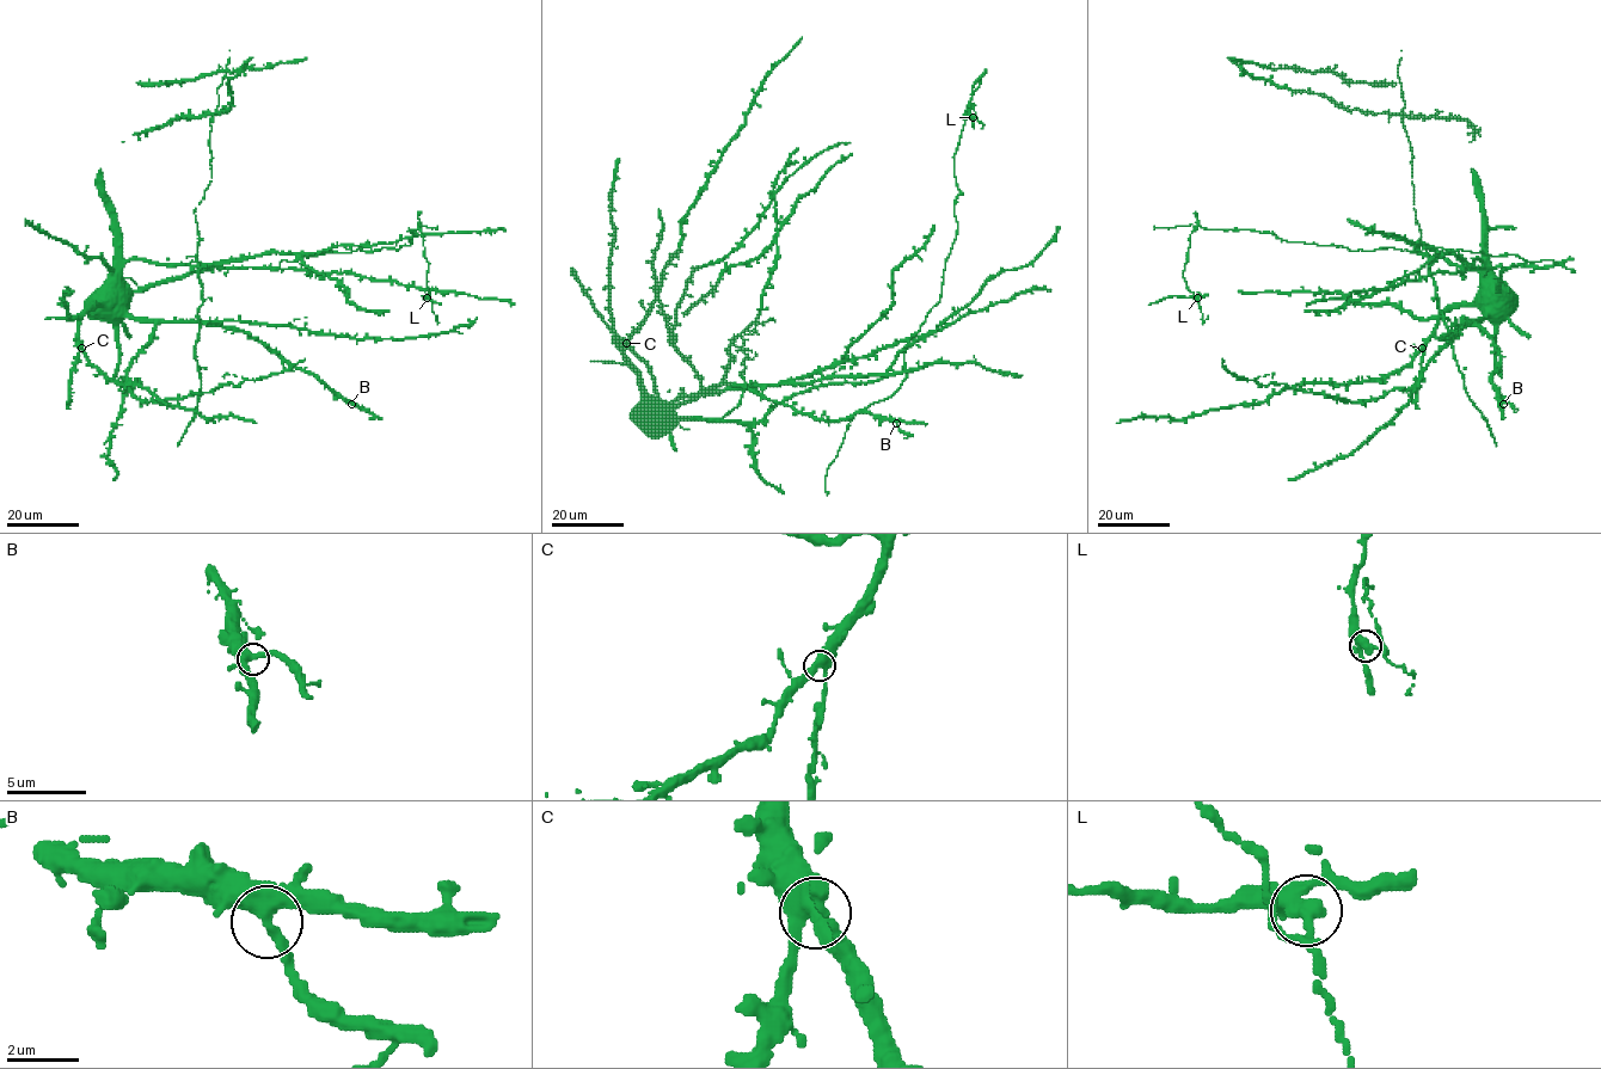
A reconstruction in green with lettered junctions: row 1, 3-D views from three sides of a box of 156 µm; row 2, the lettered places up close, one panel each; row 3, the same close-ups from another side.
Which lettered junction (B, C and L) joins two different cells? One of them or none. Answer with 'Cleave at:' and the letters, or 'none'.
Cleave at: L

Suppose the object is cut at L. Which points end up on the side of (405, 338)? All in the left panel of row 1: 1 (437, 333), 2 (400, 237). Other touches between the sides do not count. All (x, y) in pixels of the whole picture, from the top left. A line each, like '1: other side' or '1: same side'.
1: same side
2: same side

